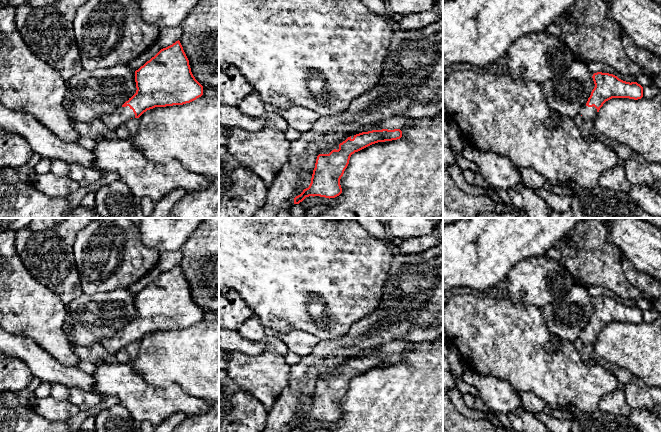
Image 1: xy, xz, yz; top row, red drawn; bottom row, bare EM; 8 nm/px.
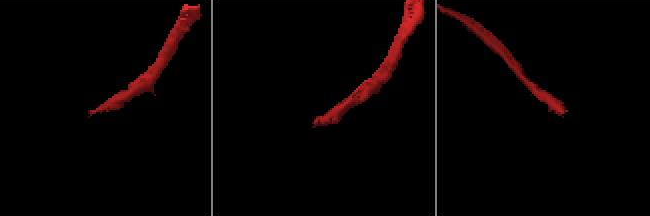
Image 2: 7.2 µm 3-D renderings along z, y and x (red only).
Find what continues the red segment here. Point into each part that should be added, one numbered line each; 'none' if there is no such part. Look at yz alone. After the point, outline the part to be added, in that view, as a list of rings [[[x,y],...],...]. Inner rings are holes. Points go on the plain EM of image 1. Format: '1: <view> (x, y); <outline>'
1: yz (588, 337); [[[584,330],[580,334],[580,339],[583,341],[584,344],[593,344],[597,339],[597,333],[593,331]]]

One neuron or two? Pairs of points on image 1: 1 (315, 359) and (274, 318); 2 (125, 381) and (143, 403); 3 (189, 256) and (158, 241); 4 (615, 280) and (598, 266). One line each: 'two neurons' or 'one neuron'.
1: two neurons
2: one neuron
3: two neurons
4: one neuron

